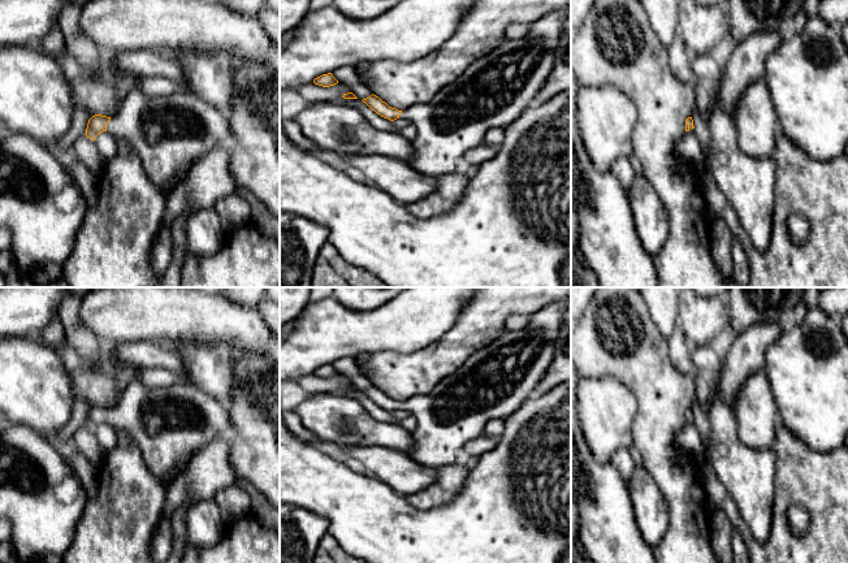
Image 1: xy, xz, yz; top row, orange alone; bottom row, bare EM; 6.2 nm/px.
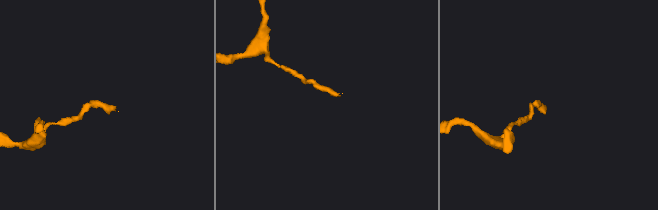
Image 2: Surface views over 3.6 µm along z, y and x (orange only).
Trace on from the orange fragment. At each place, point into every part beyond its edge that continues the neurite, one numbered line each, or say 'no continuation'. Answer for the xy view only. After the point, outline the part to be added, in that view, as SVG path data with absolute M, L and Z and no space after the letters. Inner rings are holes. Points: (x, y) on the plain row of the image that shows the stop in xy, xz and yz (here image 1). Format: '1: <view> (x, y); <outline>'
1: xy (168, 425); M191 378L169 387L131 381L107 423L134 441L146 468L160 480L232 426L229 408Z

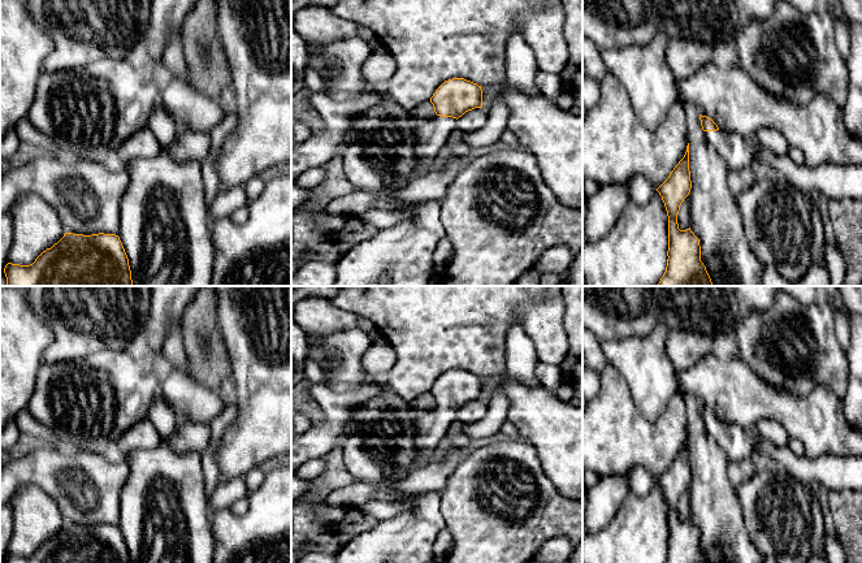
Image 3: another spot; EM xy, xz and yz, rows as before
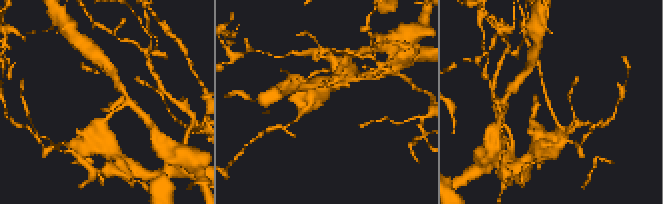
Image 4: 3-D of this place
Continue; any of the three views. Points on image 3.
1: xz (430, 427); M437 406L429 412L417 415L415 421L417 456L412 464L412 471L429 463L432 452L446 436L455 416L456 410Z

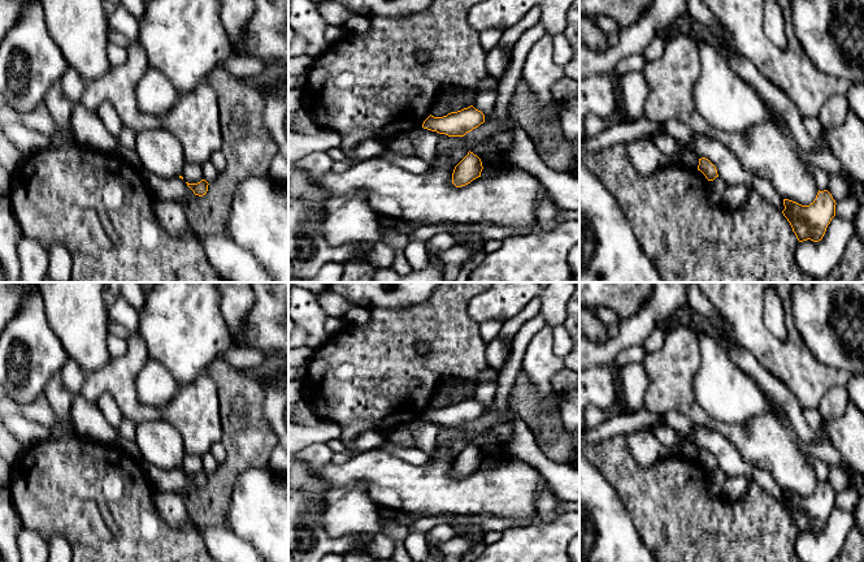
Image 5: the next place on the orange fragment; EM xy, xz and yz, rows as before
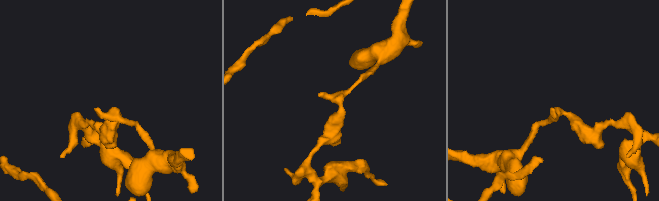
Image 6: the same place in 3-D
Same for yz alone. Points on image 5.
no continuation

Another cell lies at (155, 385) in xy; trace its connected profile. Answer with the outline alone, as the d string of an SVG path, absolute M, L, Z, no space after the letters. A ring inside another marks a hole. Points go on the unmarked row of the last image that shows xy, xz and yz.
M151 356L135 379L140 403L153 408L161 408L178 393L179 388L170 372Z

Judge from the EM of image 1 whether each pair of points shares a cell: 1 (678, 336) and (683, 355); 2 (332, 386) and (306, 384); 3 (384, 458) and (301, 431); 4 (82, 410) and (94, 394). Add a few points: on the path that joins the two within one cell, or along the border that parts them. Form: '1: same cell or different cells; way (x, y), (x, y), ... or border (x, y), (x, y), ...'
1: same cell; way (678, 341), (679, 350)
2: same cell; way (325, 385), (312, 384)
3: same cell; way (363, 454), (346, 449), (329, 449), (321, 445)
4: different cells; border (76, 398), (83, 398), (94, 406)

